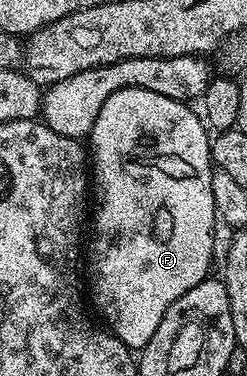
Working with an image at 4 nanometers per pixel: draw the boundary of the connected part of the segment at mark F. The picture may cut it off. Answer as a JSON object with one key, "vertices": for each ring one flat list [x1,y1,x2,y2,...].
{"vertices":[[136,88,117,90,105,99,88,136,93,161,92,181,93,184,94,181,98,184,98,210,94,213,94,278,88,281,88,285,89,288,90,285,94,288,94,305,102,312,101,320,105,328,131,351,141,351,148,343,148,339,156,335,156,327,160,327,160,319,164,311,168,311,168,307,172,307,172,303,176,303,176,299,180,299,184,291,196,287,196,283,205,281,211,272,210,260,214,257,214,225,216,226,212,195,212,179,216,172,212,164,212,137,203,118,195,110,194,114,189,107,191,106,185,100,177,101,167,95,156,94,154,91]]}

